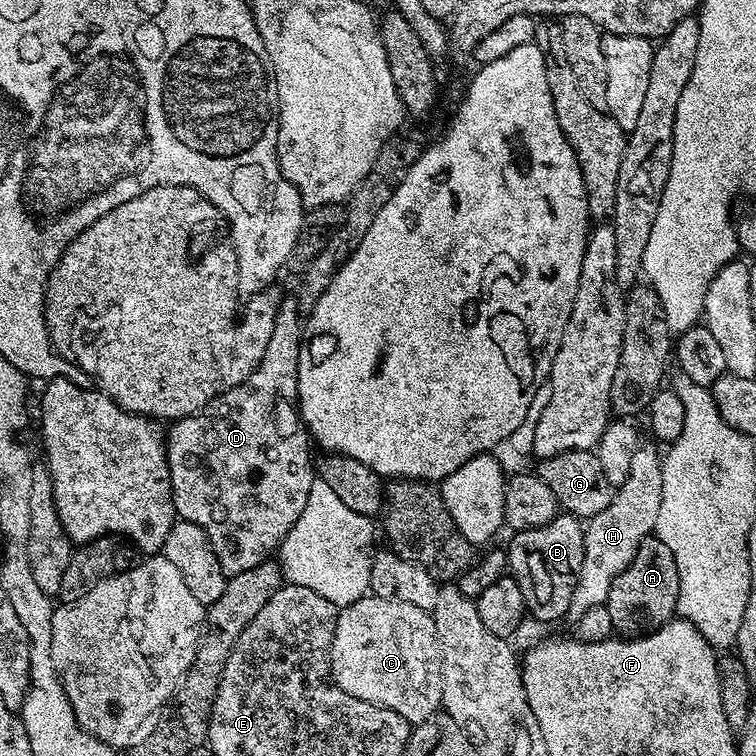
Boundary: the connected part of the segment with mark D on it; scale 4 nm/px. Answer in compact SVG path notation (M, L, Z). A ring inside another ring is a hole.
M284 298L275 319L274 330L271 331L270 342L266 346L266 354L262 354L262 362L256 367L254 374L250 374L250 378L246 378L246 382L242 382L238 386L218 394L194 415L175 421L166 432L170 482L172 483L172 497L176 503L177 517L186 522L194 522L194 526L202 526L210 546L216 551L218 566L222 566L225 577L243 574L246 570L261 564L263 560L269 559L279 549L280 544L286 538L286 534L290 534L294 522L298 522L302 510L306 510L306 498L310 498L310 486L314 479L314 452L308 449L310 437L304 421L300 418L298 401L296 399L298 394L298 362L300 361L301 343L302 313L300 305L295 299Z

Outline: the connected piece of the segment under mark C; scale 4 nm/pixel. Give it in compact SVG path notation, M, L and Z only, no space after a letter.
M371 594L347 604L336 617L330 676L346 694L402 714L409 726L422 723L442 708L442 662L432 613Z

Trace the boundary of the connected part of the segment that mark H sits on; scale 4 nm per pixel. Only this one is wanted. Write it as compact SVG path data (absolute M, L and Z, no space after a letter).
M637 447L630 458L628 474L613 491L610 506L602 510L602 514L594 514L587 521L584 529L584 553L582 554L582 570L578 574L578 582L574 586L574 594L570 598L567 619L575 622L579 616L592 610L594 606L608 603L610 586L614 586L614 578L634 562L634 554L638 554L638 546L647 536L653 535L658 522L658 510L662 507L662 456L652 448Z

